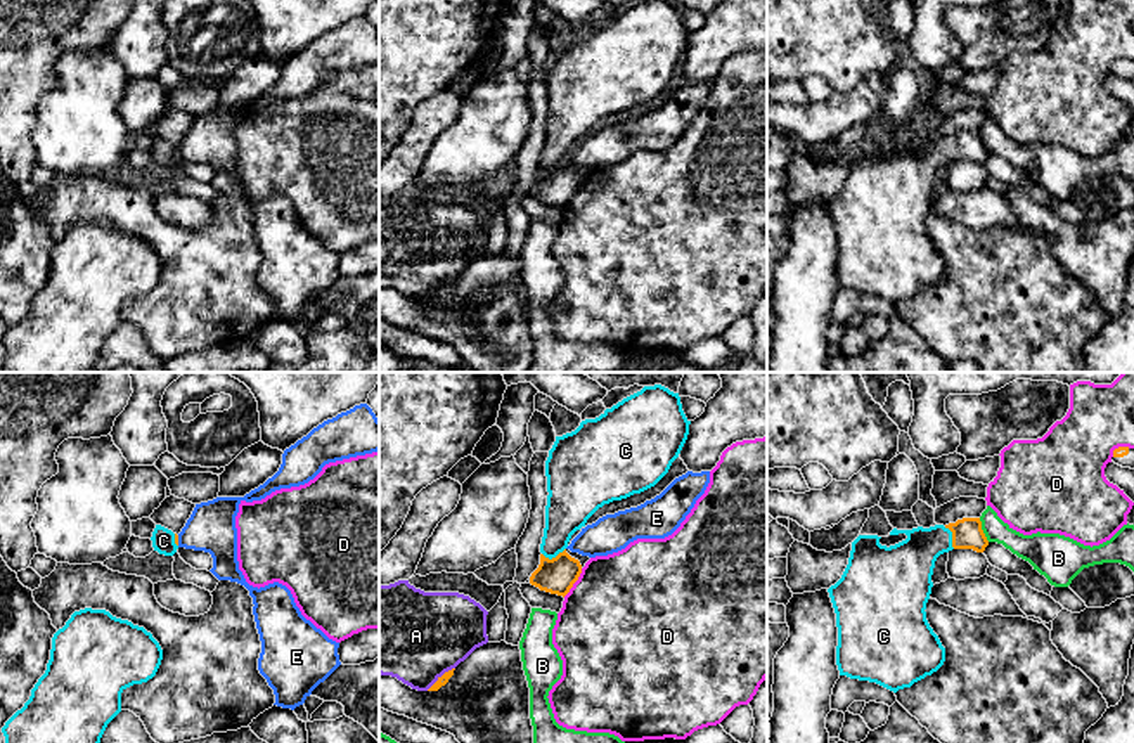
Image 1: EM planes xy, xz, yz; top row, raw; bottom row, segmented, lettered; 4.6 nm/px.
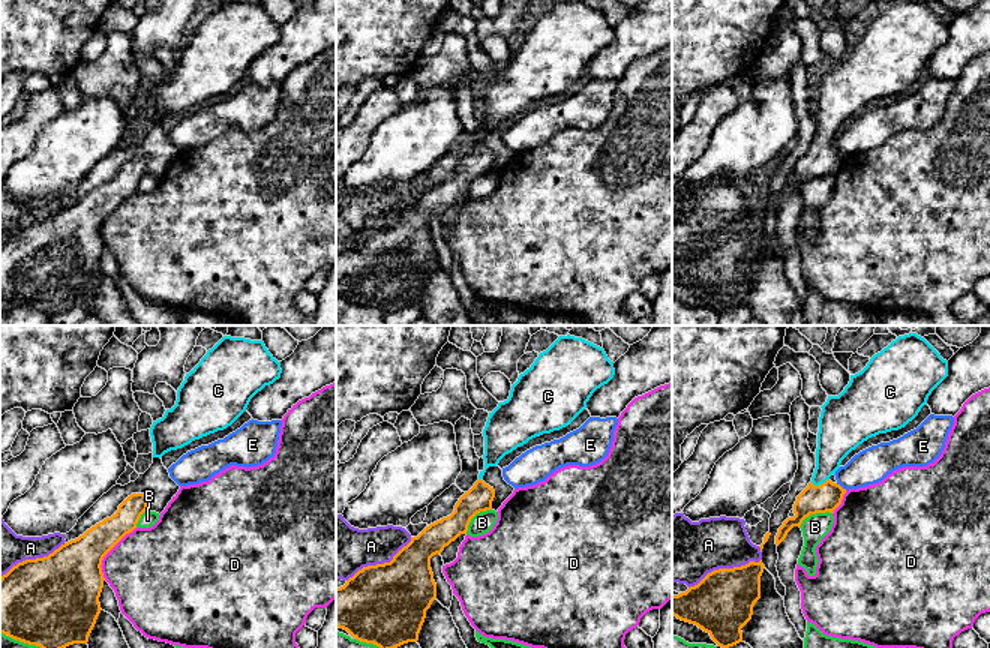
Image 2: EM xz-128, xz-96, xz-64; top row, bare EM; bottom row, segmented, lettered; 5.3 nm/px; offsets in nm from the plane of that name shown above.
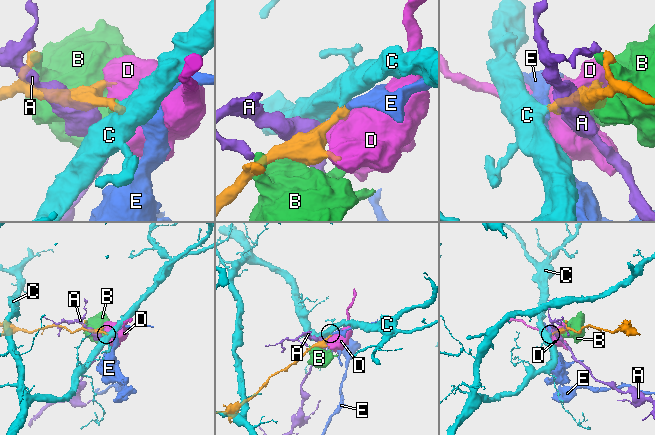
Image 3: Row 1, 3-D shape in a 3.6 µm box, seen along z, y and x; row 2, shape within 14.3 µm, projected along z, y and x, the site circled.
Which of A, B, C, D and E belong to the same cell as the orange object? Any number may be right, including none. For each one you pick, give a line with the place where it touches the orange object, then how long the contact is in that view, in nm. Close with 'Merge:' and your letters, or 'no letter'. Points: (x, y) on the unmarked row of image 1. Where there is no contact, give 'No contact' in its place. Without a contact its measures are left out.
C: Touches orange at xz (553, 170). Shared border 120 nm
Merge: C

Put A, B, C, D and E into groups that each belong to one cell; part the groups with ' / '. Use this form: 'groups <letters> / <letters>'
groups A / B / C / D / E

